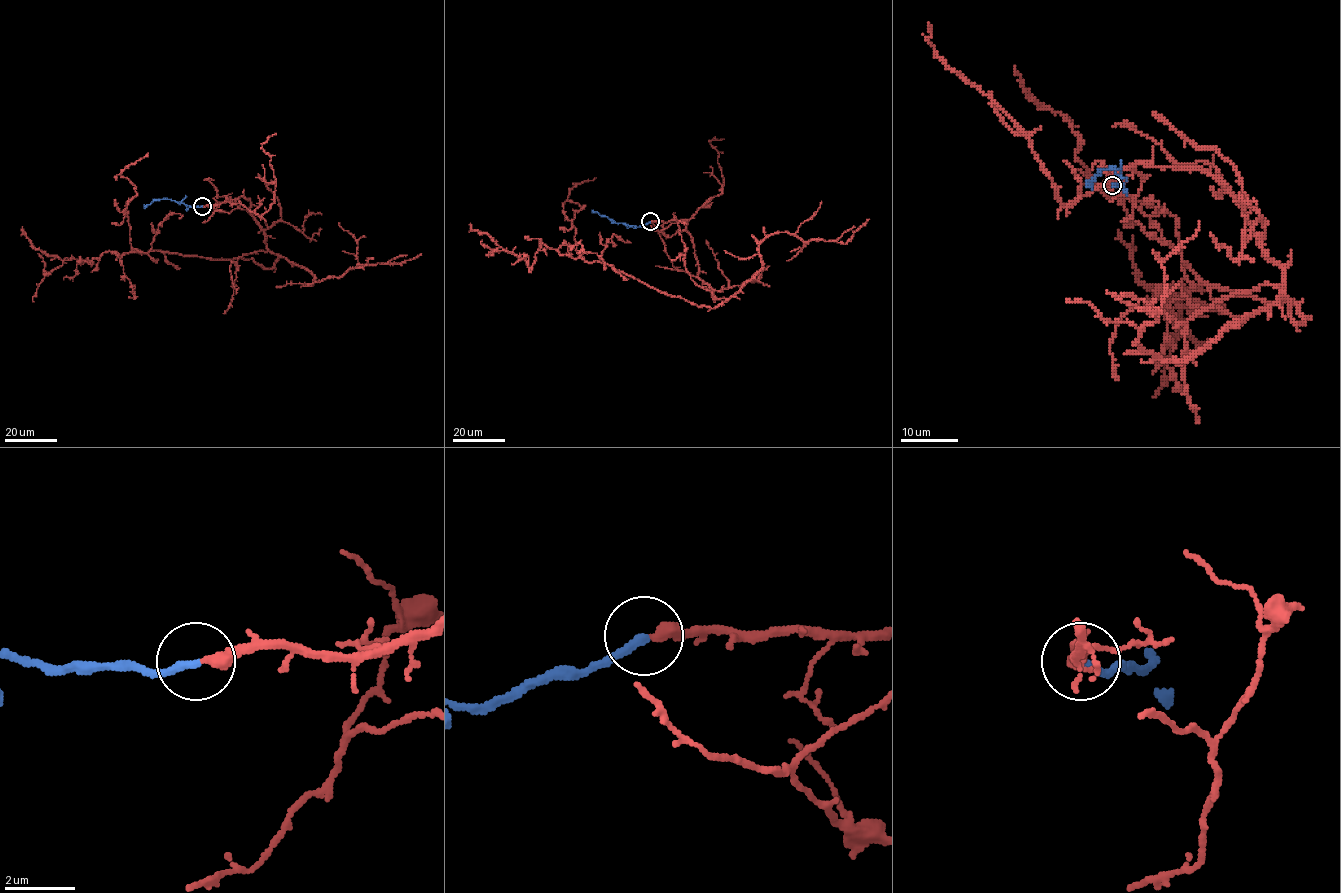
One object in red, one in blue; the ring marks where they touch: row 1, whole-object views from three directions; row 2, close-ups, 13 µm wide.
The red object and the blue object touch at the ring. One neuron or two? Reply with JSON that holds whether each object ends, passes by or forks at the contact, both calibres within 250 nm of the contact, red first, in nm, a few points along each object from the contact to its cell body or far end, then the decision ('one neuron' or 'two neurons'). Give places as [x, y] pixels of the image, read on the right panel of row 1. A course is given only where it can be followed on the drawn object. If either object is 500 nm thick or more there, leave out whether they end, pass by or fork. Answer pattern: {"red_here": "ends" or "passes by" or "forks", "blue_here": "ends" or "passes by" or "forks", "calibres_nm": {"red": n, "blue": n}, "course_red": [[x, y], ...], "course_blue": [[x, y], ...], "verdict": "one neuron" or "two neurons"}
{"red_here": "ends", "blue_here": "ends", "calibres_nm": {"red": 360, "blue": 240}, "course_red": [[1111, 184], [1218, 179], [1304, 322], [1204, 282], [1153, 311], [1224, 309], [1149, 289], [1117, 229]], "course_blue": [[1111, 184], [1123, 184], [1114, 168], [1100, 171], [1091, 181], [1093, 190]], "verdict": "one neuron"}

